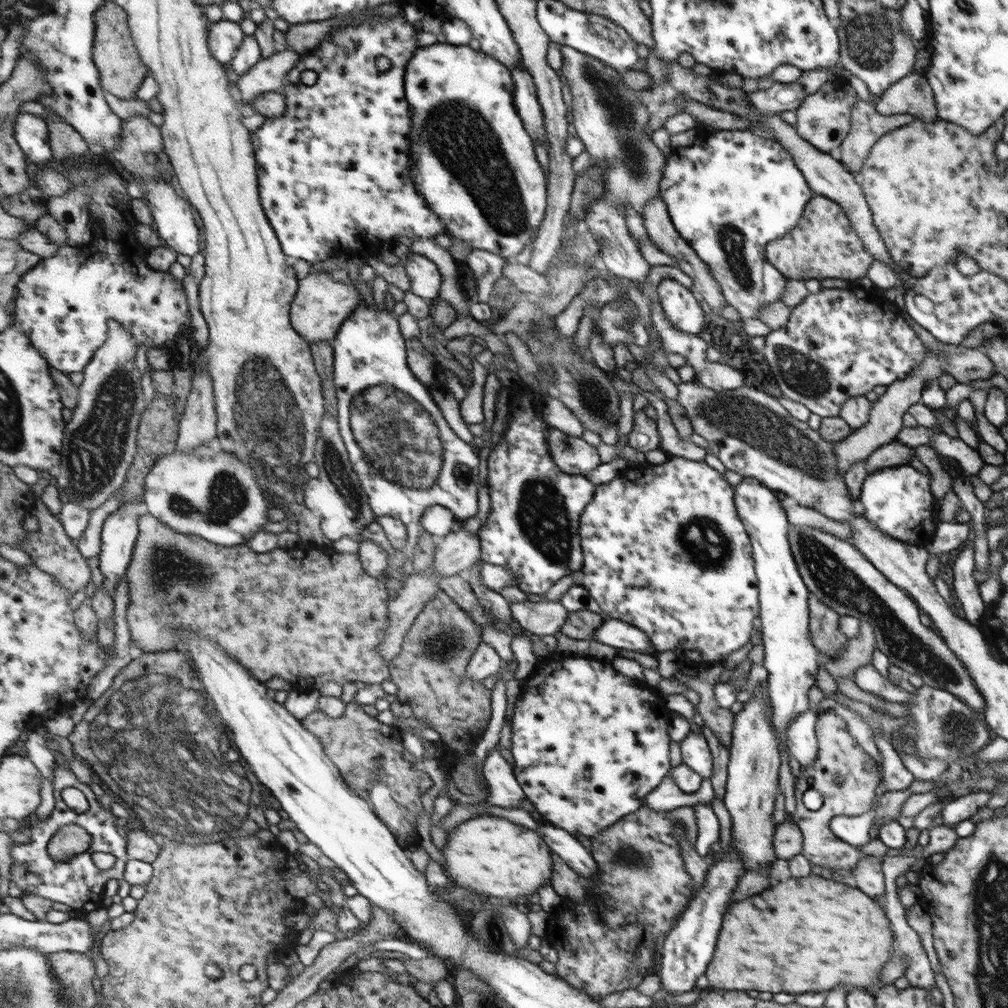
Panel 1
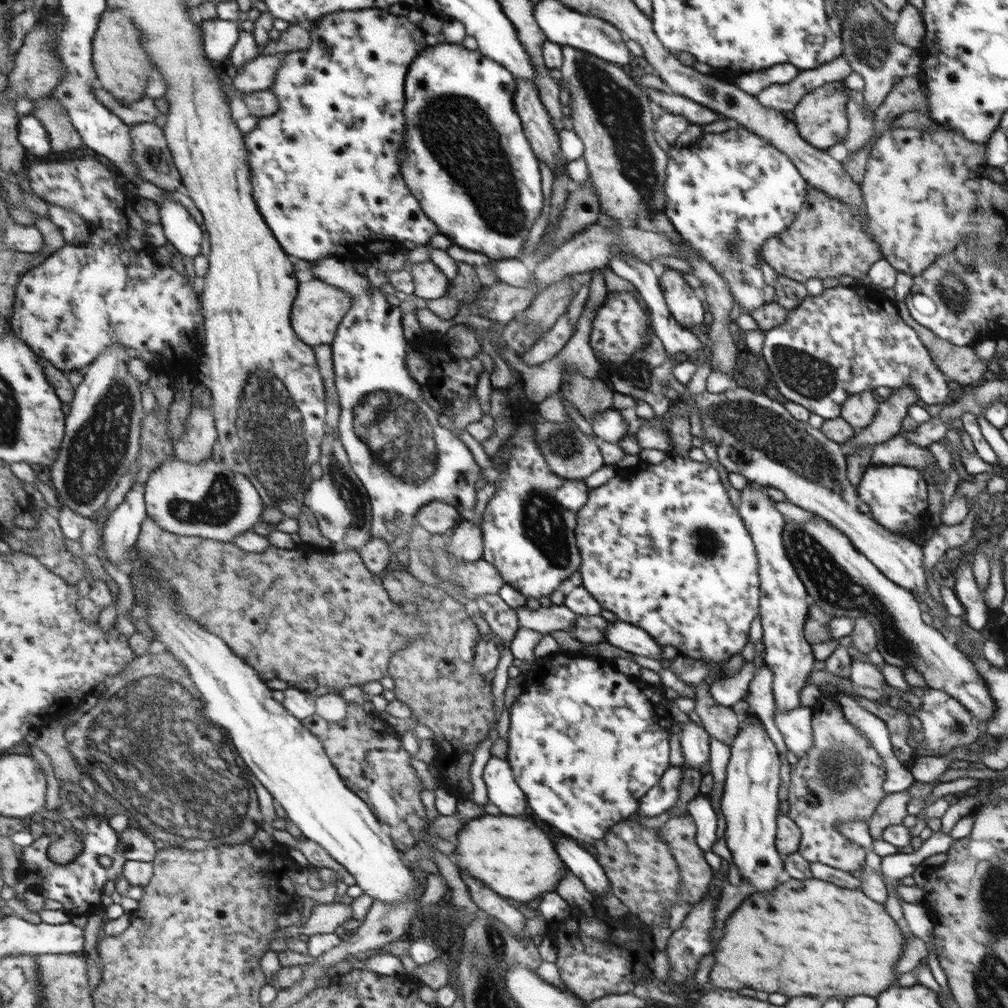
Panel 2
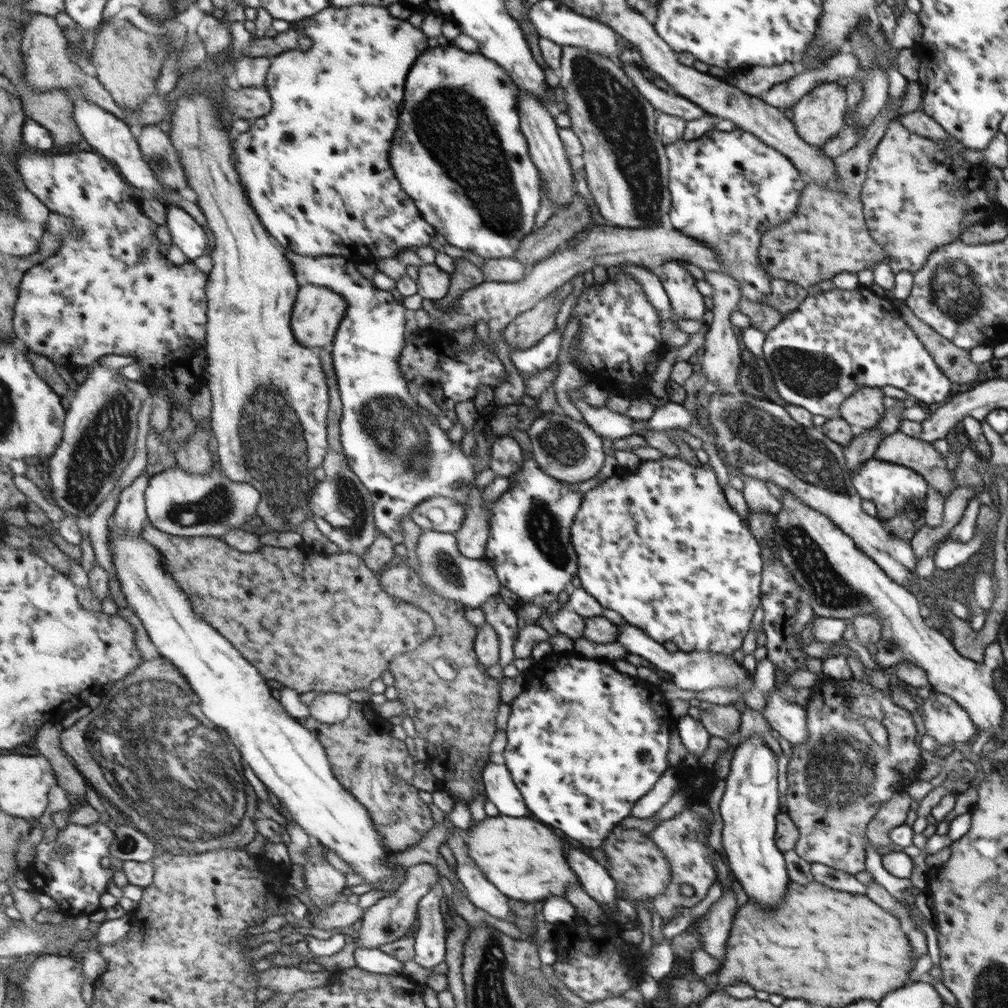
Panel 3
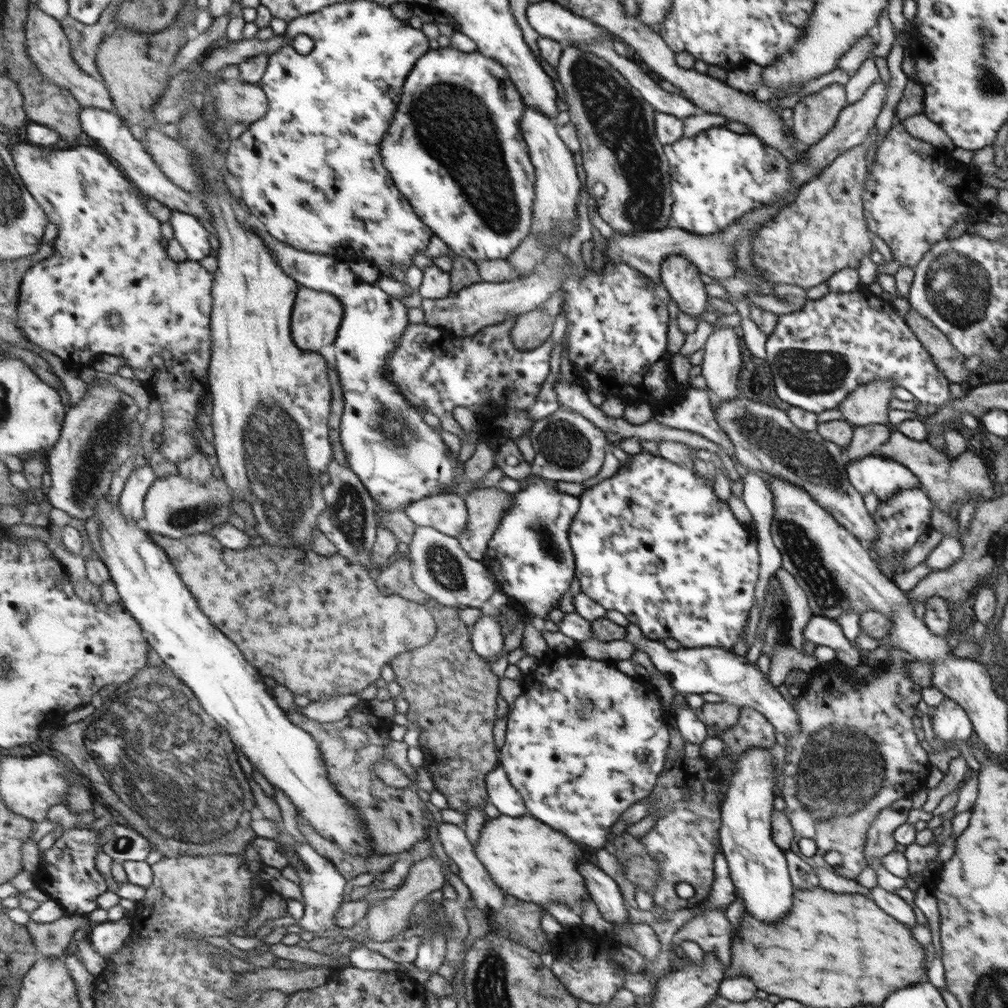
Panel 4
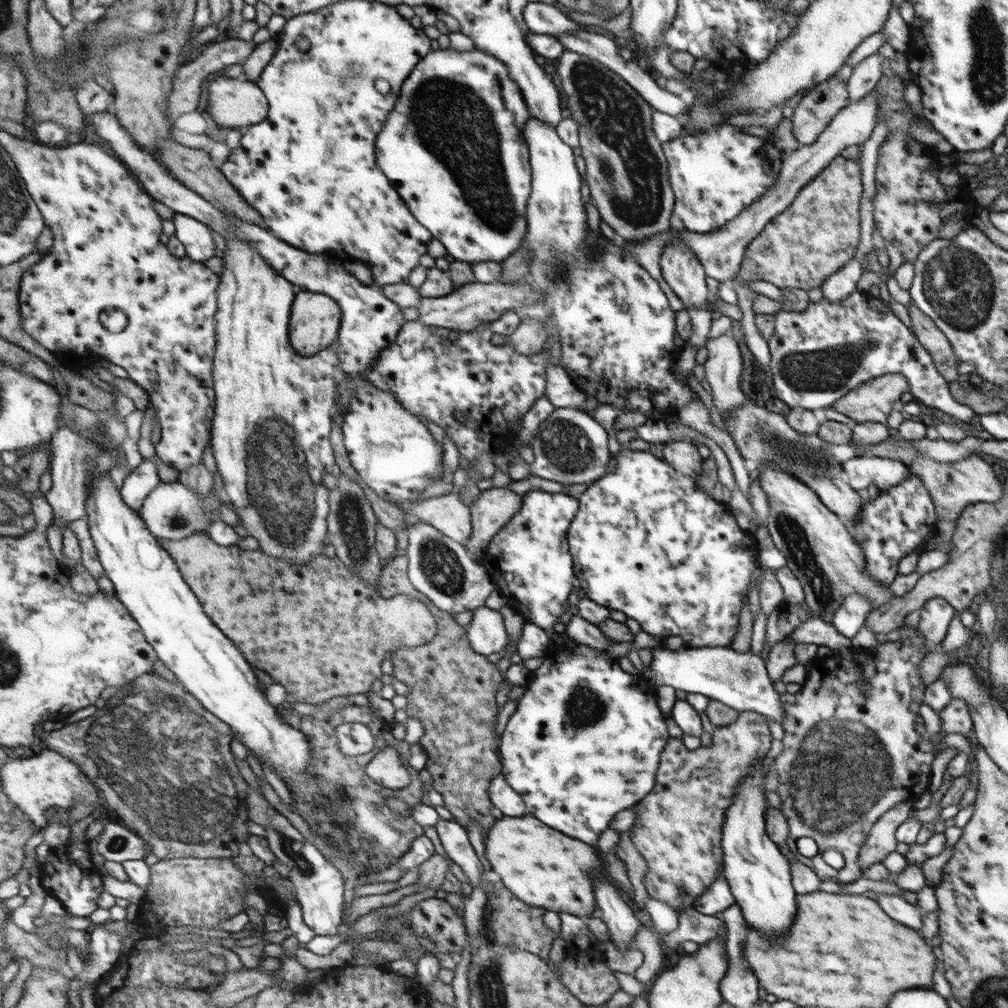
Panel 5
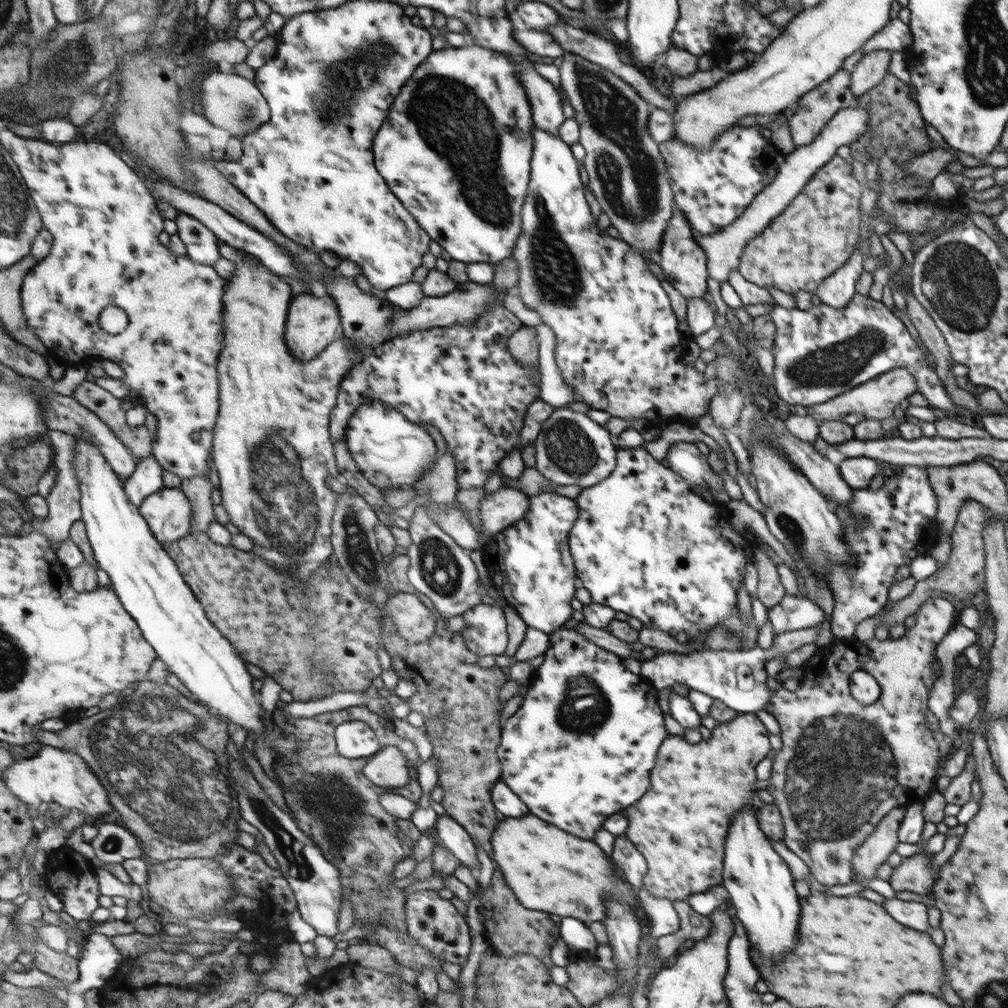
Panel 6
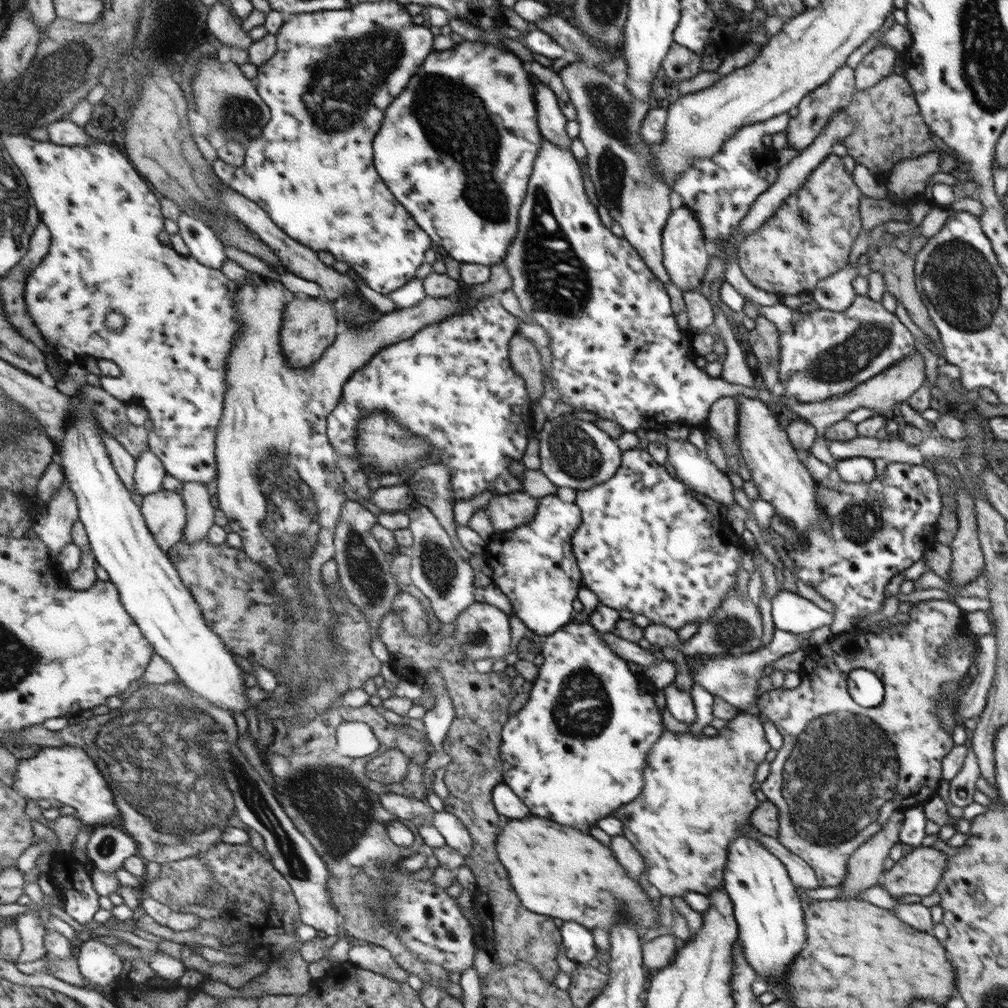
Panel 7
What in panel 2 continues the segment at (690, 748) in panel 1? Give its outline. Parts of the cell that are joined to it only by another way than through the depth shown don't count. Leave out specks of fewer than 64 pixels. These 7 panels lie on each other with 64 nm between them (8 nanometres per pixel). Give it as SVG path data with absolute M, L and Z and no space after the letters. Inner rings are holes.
M689 721L680 732L679 742L681 743L682 755L686 763L693 769L704 768L710 759L709 748L710 736L703 726L698 726Z

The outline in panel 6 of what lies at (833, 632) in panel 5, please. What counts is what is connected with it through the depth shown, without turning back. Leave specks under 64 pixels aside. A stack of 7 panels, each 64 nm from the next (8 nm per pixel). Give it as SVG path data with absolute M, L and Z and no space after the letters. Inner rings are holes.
M820 625L776 634L770 649L756 646L750 650L736 651L702 649L692 653L658 652L650 660L641 662L641 673L643 678L648 678L648 681L652 682L658 692L666 687L673 687L674 684L683 684L690 691L702 692L712 699L720 700L727 708L733 709L738 714L766 711L773 696L767 684L769 676L766 674L766 661L778 653L788 654L798 650L804 644L816 642L818 632L820 632Z

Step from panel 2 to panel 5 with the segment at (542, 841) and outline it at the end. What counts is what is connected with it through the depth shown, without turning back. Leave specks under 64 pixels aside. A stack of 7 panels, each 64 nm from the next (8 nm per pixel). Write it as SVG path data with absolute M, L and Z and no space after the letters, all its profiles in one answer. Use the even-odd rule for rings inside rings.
M530 814L518 818L502 816L500 820L493 823L489 830L490 832L483 836L486 860L490 862L491 870L500 876L502 884L518 900L530 906L553 910L557 913L566 912L582 919L594 913L596 898L595 890L592 890L594 888L592 878L600 877L600 872L605 868L603 858L598 858L601 856L600 850L594 850L597 847L588 846L574 838L566 838L562 832L552 830L550 826L542 824L539 819L533 818Z

